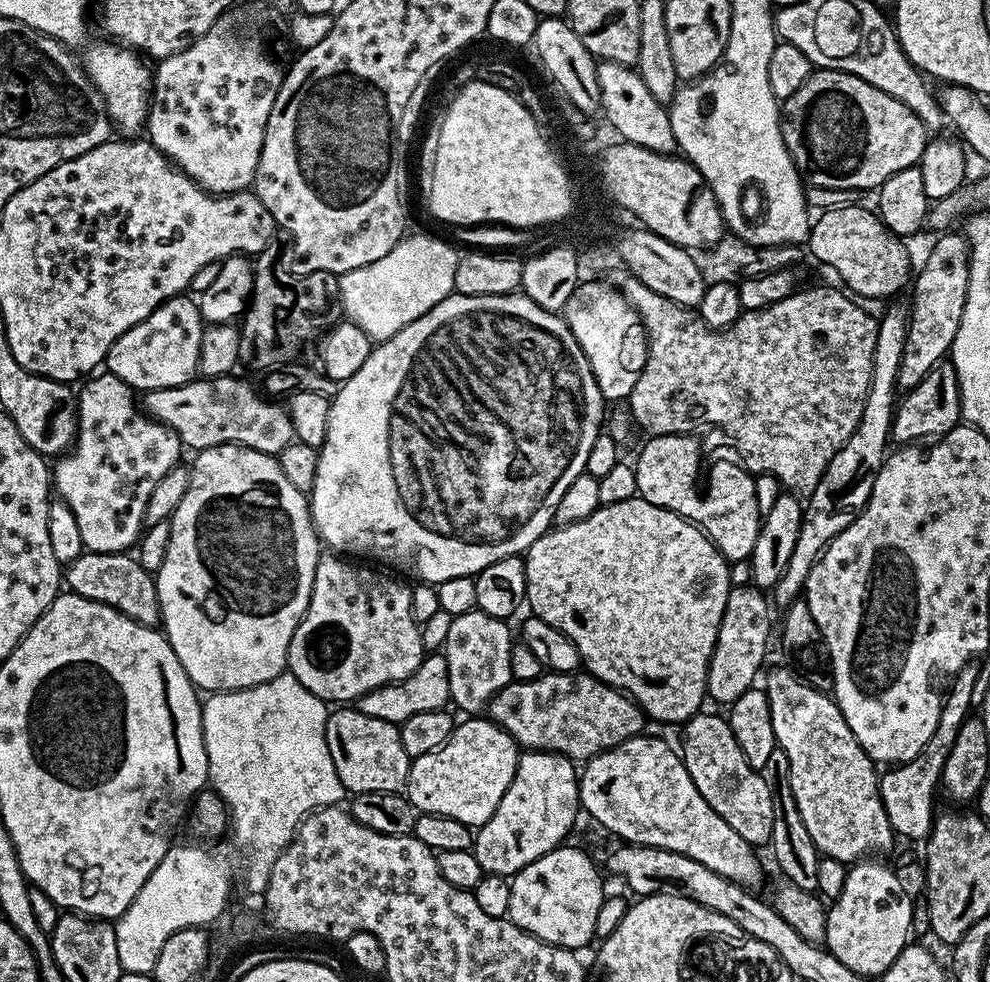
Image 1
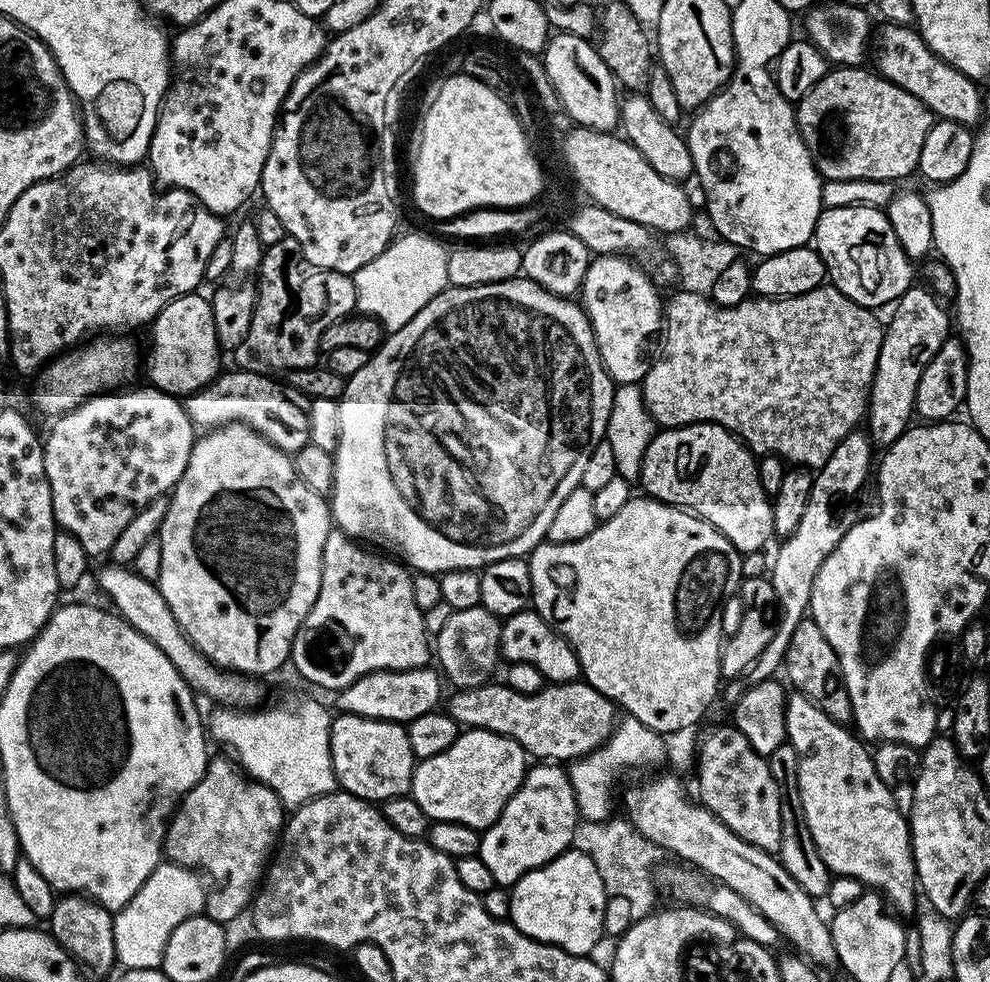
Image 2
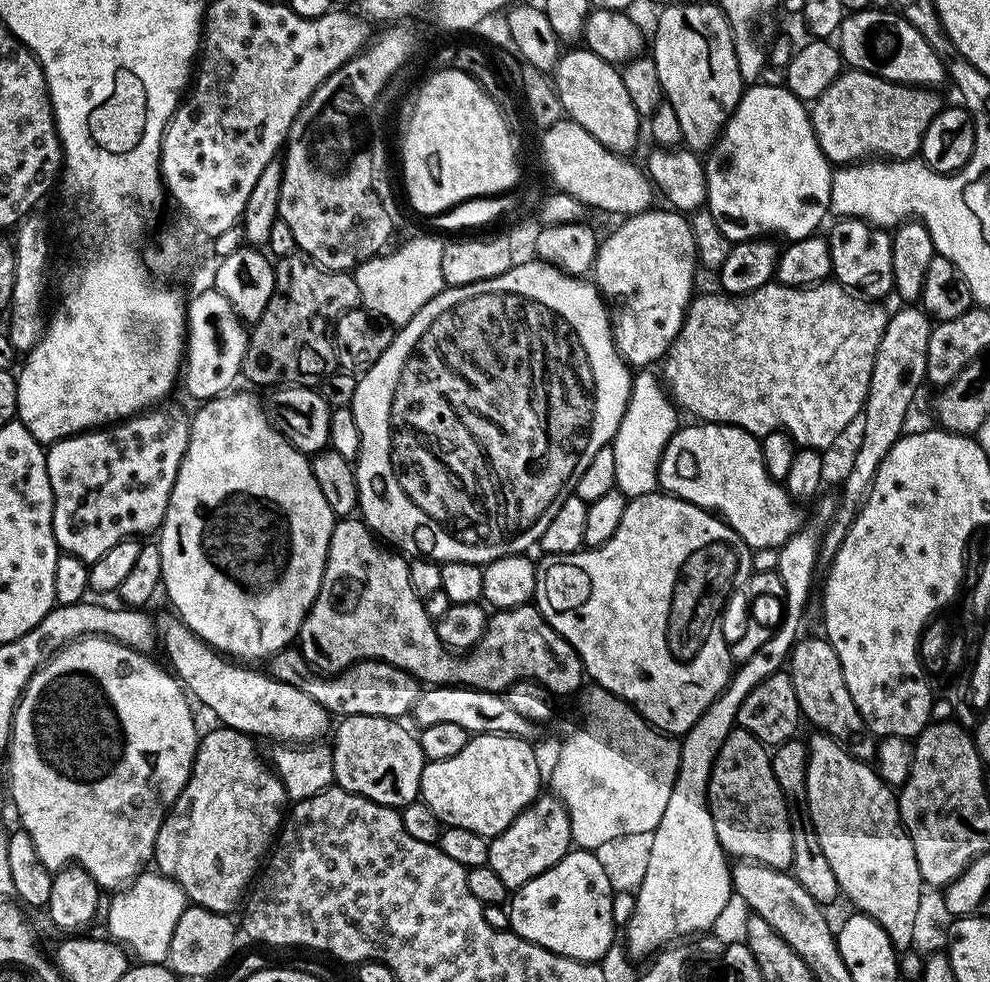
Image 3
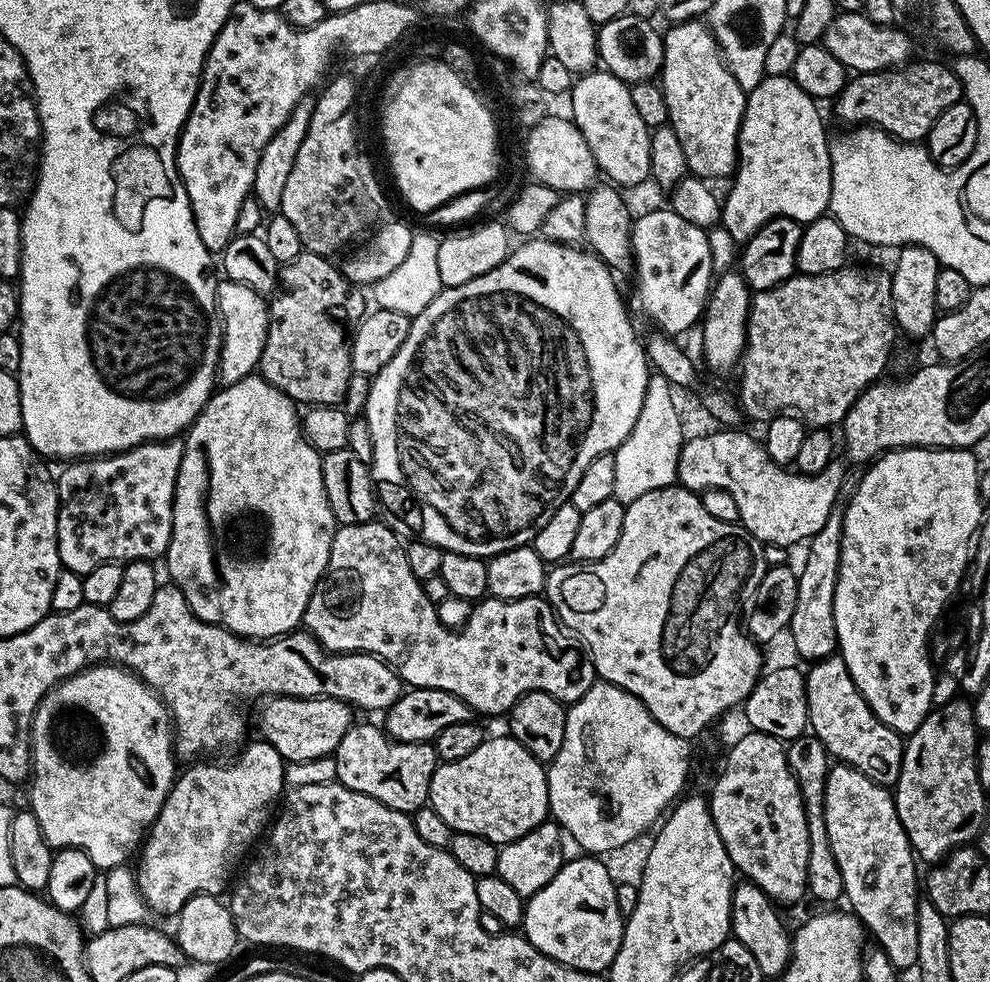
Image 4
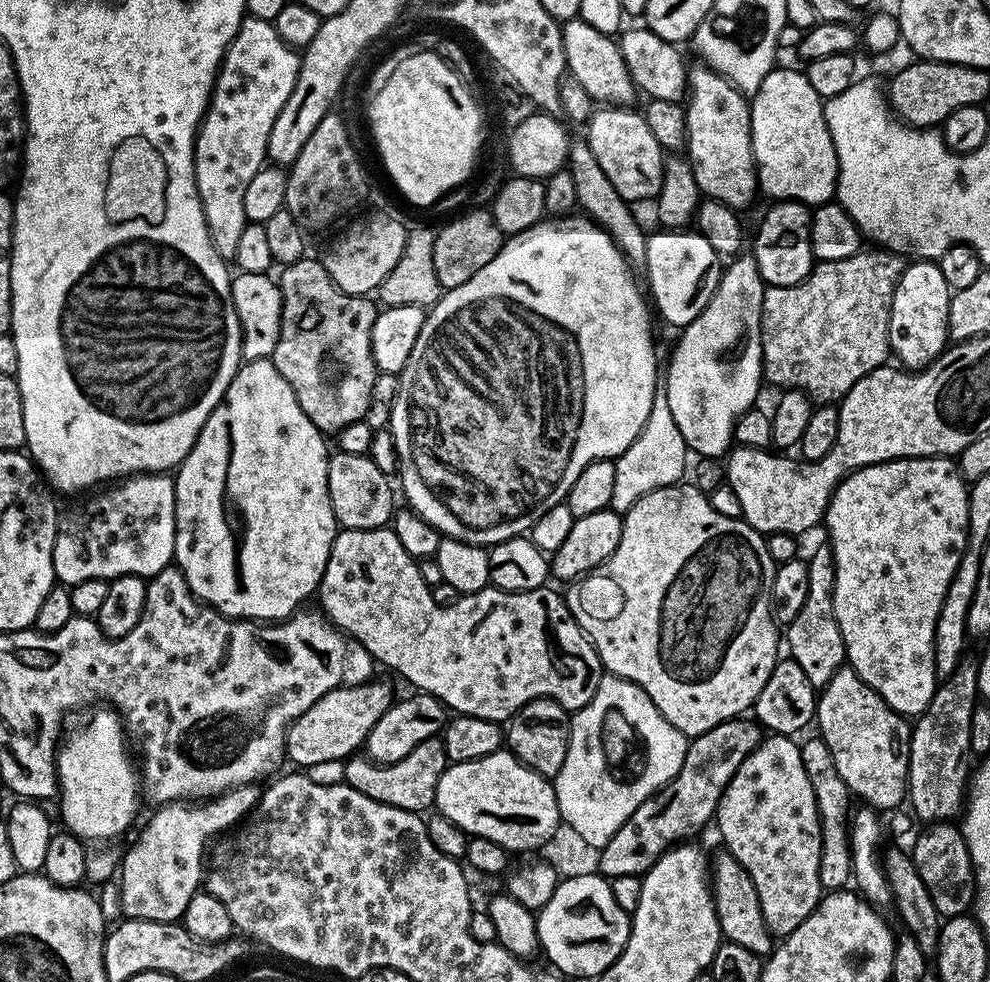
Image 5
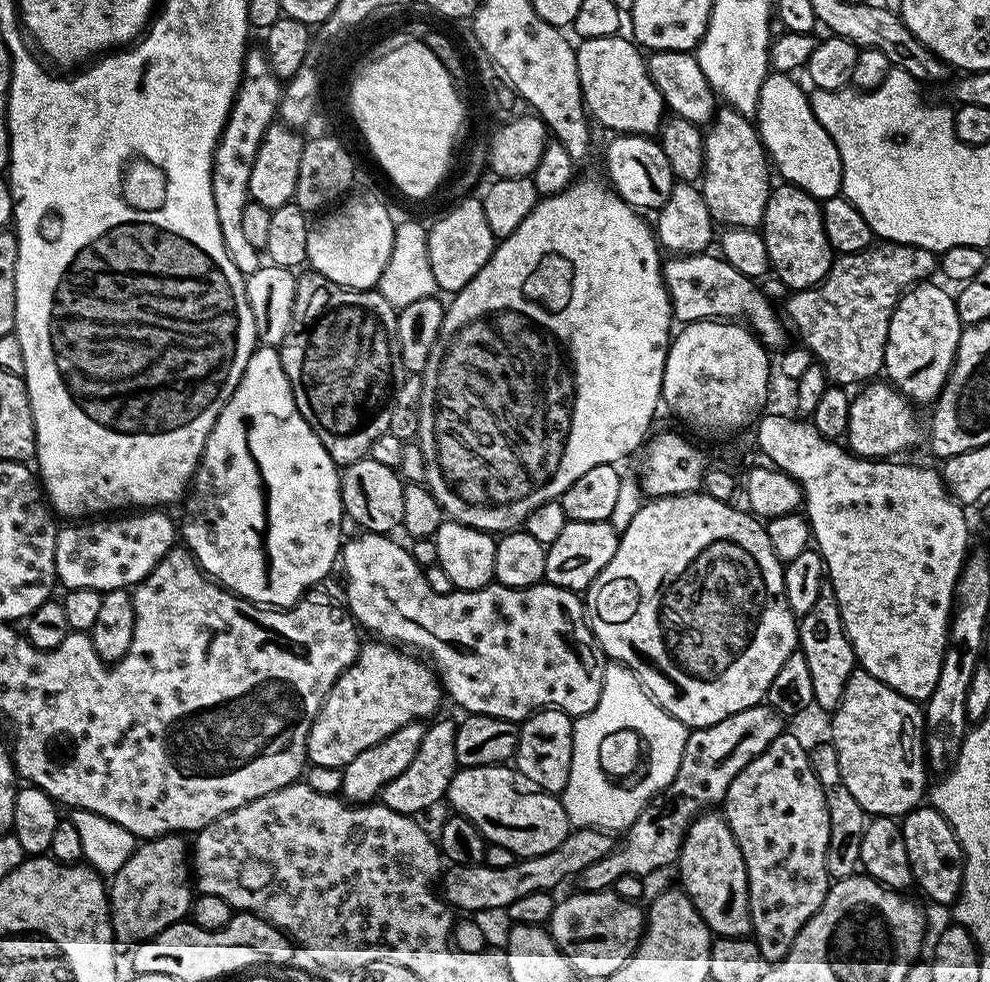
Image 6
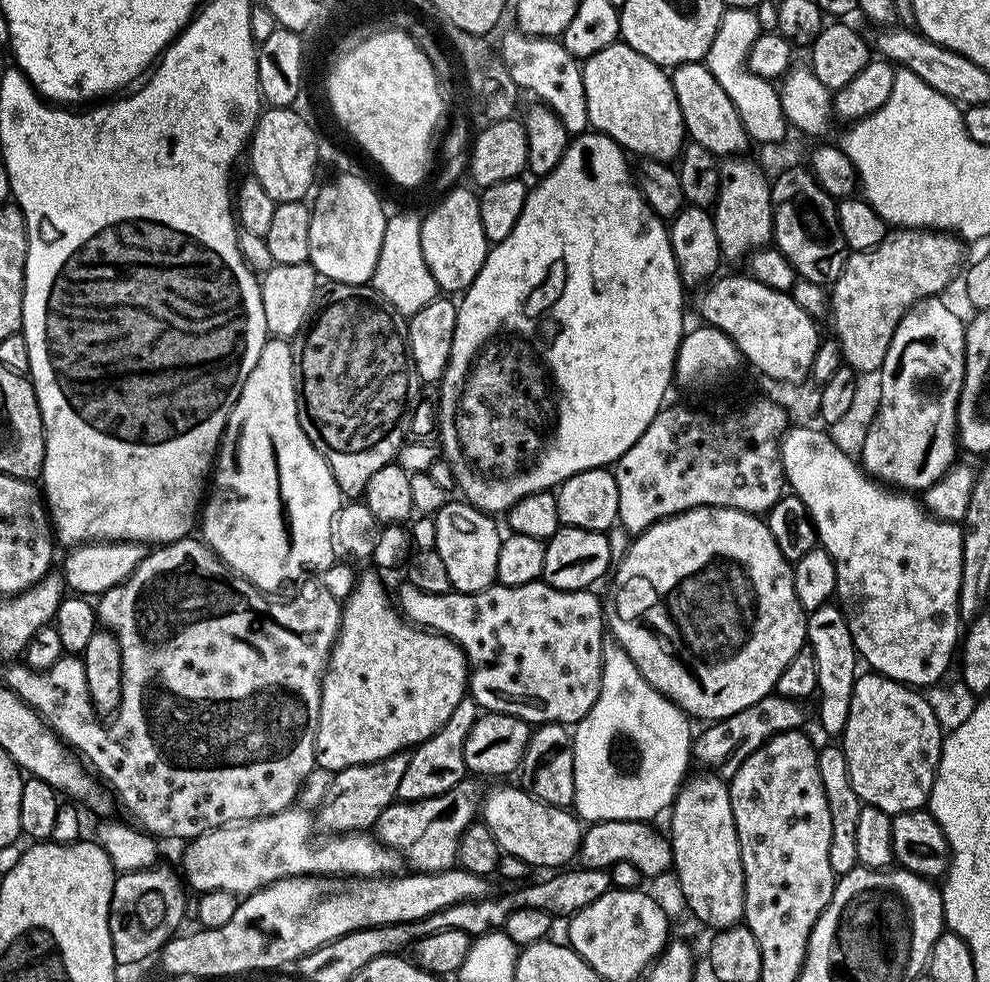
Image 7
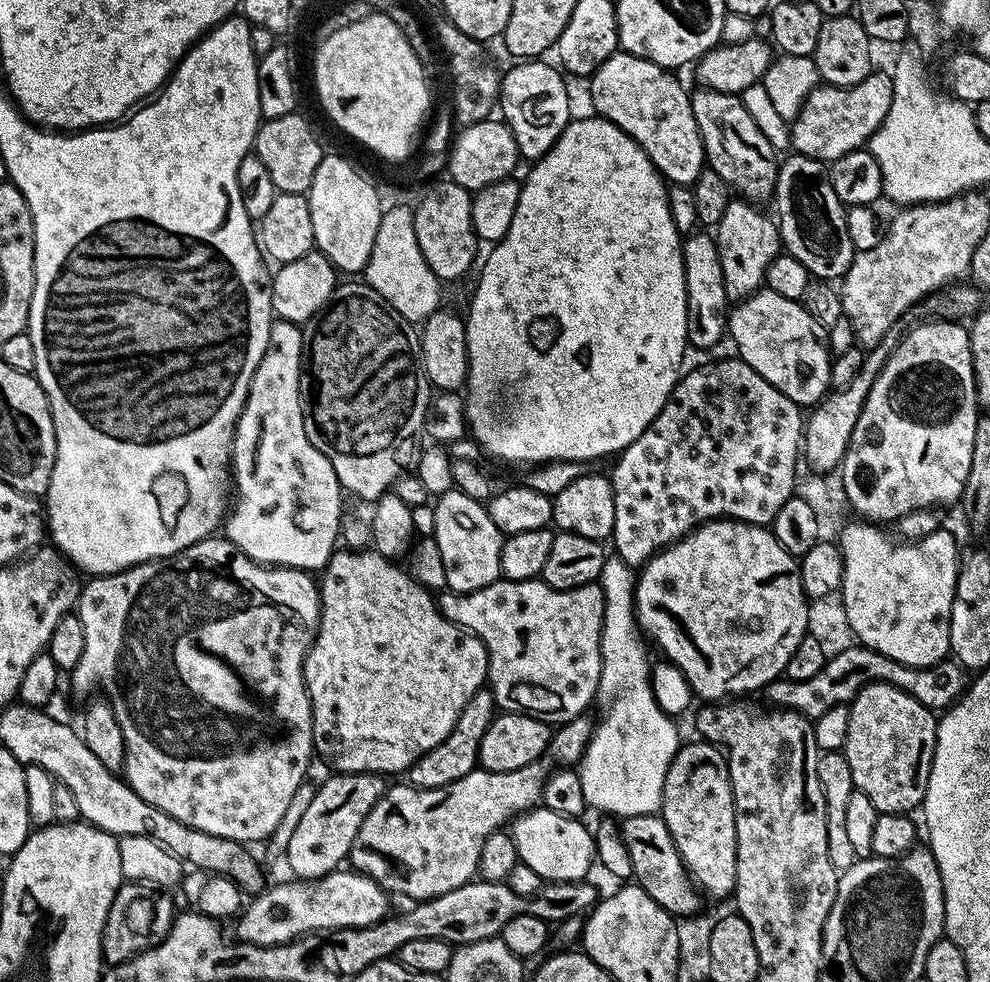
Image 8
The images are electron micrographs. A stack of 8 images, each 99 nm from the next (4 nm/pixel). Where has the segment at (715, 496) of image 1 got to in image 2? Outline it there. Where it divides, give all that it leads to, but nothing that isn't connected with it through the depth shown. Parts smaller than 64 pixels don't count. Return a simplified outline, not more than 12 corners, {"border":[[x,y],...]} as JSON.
{"border":[[720,424],[652,437],[639,483],[741,554],[773,539],[757,457]]}

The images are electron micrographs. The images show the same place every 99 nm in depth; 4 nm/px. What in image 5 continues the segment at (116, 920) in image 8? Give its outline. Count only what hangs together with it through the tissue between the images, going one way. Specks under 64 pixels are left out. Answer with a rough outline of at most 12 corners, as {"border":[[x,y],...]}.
{"border":[[244,784],[157,807],[120,861],[123,915],[179,921]]}

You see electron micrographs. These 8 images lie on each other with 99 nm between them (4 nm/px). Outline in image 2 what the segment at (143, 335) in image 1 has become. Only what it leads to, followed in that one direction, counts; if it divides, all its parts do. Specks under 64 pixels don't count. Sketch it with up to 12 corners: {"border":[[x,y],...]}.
{"border":[[207,295],[150,325],[147,383],[177,398],[222,368]]}

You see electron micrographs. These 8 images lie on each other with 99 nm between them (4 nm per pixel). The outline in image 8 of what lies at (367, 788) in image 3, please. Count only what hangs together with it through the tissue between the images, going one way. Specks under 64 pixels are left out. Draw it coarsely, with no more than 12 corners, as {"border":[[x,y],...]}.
{"border":[[492,689],[466,702],[454,730],[408,769],[414,788],[477,771],[498,709]]}

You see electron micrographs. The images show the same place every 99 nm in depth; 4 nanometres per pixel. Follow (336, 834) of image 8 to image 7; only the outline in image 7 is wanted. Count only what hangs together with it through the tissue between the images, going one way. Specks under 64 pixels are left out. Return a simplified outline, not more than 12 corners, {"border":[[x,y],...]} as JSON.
{"border":[[409,753],[343,768],[318,809],[328,834],[371,829]]}

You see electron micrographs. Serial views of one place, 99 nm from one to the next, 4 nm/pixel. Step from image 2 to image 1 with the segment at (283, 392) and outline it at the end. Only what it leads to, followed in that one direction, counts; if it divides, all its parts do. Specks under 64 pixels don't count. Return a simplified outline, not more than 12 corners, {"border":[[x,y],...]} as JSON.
{"border":[[229,374],[143,393],[185,449],[279,457],[287,407]]}

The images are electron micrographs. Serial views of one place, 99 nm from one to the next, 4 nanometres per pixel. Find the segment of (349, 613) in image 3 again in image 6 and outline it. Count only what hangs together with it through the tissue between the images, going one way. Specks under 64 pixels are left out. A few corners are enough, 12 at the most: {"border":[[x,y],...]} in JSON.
{"border":[[405,545],[342,548],[365,633],[465,713],[585,716],[606,657],[547,582],[434,594]]}

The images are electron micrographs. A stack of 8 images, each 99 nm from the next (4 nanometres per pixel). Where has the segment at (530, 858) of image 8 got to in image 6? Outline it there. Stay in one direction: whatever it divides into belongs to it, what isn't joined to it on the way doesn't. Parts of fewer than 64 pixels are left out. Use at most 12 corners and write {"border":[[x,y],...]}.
{"border":[[504,764],[460,768],[447,803],[489,844],[541,856],[568,837],[551,792]]}

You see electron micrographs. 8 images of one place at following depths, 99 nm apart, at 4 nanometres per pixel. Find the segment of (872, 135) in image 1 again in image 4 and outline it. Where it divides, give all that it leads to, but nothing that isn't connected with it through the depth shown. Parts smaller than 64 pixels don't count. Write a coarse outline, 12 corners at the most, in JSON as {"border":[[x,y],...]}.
{"border":[[936,60],[861,72],[835,97],[848,126],[920,142],[961,103]]}

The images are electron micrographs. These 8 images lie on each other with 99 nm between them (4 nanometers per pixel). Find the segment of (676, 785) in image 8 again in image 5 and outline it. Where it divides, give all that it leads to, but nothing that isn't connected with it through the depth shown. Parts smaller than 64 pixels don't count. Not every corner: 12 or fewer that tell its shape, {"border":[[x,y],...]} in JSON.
{"border":[[727,850],[710,860],[720,935],[767,957],[758,890]]}

